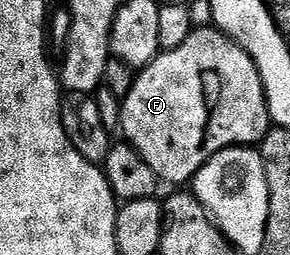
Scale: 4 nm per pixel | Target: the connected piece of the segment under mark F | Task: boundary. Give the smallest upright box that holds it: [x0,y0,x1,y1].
[121,25,272,184]

